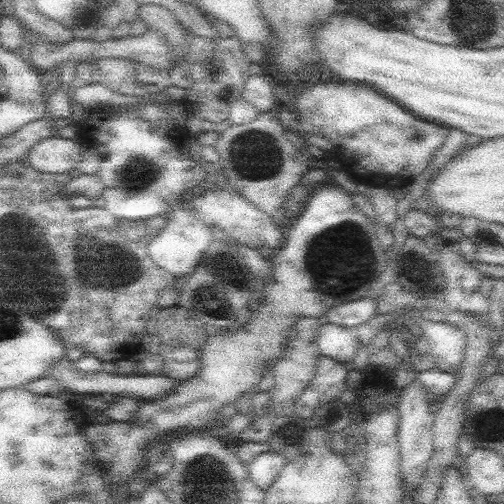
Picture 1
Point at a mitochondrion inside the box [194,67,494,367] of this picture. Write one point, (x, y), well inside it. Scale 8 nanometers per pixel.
(333, 259)

